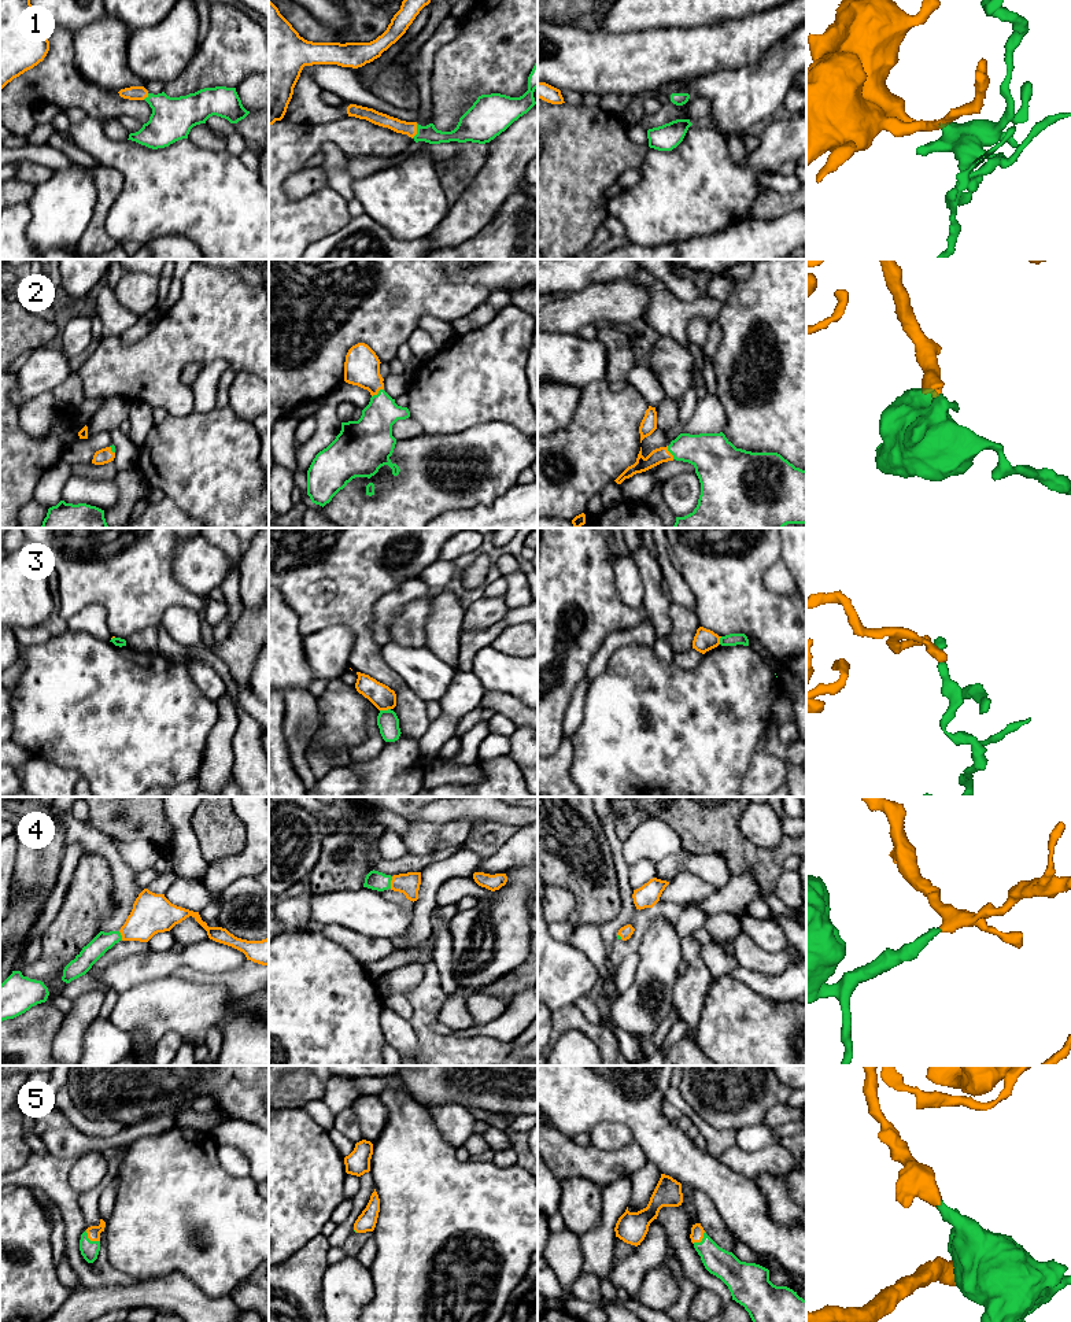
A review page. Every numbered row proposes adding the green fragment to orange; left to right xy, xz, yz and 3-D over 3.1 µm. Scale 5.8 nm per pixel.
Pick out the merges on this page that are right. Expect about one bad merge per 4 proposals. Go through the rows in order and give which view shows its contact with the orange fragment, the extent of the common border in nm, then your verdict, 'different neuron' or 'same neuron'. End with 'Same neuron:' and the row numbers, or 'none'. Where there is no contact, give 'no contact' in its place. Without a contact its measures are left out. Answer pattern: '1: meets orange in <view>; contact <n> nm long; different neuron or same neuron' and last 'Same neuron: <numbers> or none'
1: meets orange in xz; contact 90 nm long; same neuron
2: meets orange in xz; contact 90 nm long; same neuron
3: meets orange in xz; contact 70 nm long; different neuron
4: meets orange in xz; contact 70 nm long; same neuron
5: meets orange in xy; contact 110 nm long; same neuron
Same neuron: 1, 2, 4, 5

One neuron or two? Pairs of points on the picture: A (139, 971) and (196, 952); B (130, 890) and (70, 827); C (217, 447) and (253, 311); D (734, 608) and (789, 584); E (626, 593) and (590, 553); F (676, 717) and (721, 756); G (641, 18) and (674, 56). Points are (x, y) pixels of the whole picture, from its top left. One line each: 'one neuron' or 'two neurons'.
A: one neuron
B: one neuron
C: two neurons
D: two neurons
E: two neurons
F: one neuron
G: two neurons

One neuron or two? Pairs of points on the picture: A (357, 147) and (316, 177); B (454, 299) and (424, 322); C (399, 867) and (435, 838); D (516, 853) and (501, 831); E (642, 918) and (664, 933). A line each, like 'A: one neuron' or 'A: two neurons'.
A: two neurons
B: two neurons
C: two neurons
D: two neurons
E: two neurons

